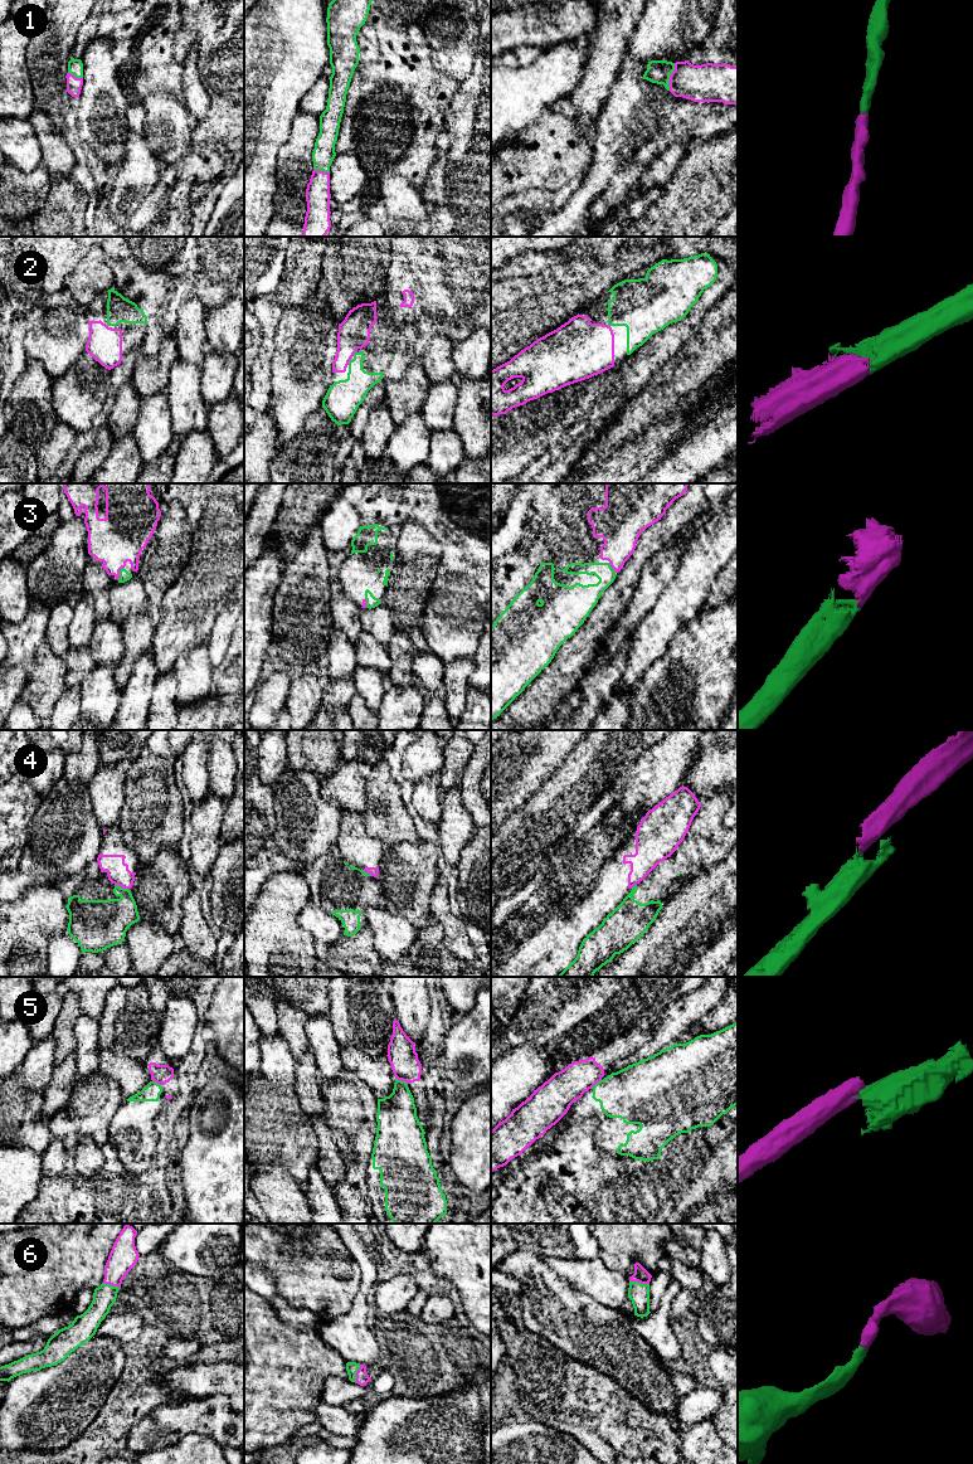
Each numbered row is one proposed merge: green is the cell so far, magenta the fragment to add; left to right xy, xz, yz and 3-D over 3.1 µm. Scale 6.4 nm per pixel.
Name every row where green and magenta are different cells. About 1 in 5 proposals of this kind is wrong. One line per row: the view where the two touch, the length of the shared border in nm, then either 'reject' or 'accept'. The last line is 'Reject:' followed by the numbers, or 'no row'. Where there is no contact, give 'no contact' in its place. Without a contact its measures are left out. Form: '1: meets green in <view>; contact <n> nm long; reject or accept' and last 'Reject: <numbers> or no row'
1: meets green in yz; contact 180 nm long; accept
2: meets green in xz; contact 40 nm long; accept
3: meets green in xy; contact 100 nm long; accept
4: meets green in xy; contact 100 nm long; reject
5: meets green in xz; contact 90 nm long; reject
6: meets green in yz; contact 130 nm long; accept
Reject: 4, 5

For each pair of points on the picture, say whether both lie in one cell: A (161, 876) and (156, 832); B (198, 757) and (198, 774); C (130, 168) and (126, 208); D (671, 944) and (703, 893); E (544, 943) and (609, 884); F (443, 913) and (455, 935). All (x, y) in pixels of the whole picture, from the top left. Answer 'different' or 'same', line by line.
A: different
B: same
C: same
D: same
E: same
F: same

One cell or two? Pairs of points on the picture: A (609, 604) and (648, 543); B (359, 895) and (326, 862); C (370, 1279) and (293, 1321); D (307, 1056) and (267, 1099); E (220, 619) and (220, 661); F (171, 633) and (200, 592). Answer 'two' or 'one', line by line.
A: one
B: one
C: two
D: two
E: one
F: one

